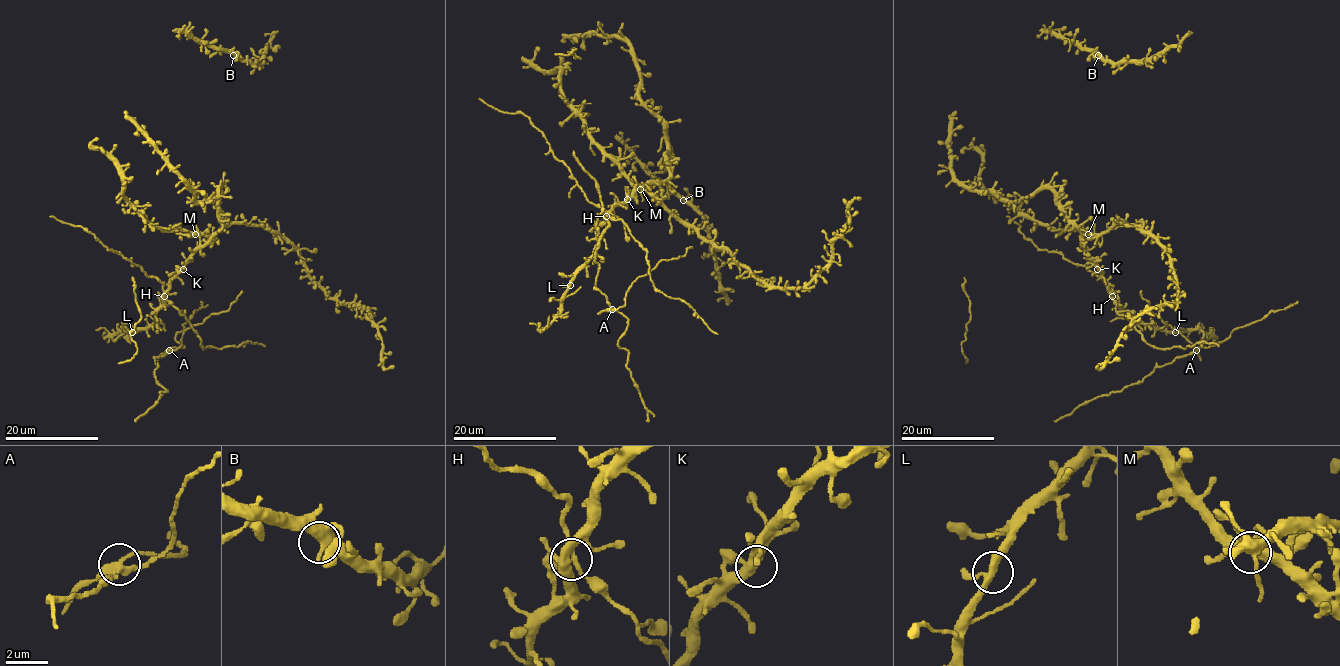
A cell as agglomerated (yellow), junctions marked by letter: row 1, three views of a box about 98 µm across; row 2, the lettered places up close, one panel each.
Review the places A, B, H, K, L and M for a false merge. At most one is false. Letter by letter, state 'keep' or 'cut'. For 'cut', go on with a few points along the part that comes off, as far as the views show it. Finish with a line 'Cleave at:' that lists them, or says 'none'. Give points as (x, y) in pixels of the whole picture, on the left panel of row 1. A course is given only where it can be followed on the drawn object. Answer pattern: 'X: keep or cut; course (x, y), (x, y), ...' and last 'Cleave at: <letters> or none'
A: cut; course (169, 350), (180, 345), (182, 333), (191, 325), (201, 324), (214, 312), (226, 311), (242, 290)
B: keep
H: keep
K: keep
L: keep
M: keep
Cleave at: A

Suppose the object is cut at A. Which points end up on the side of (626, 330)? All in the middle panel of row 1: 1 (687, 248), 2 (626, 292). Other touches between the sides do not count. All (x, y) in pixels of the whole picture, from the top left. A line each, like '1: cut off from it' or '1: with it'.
1: cut off from it
2: cut off from it

